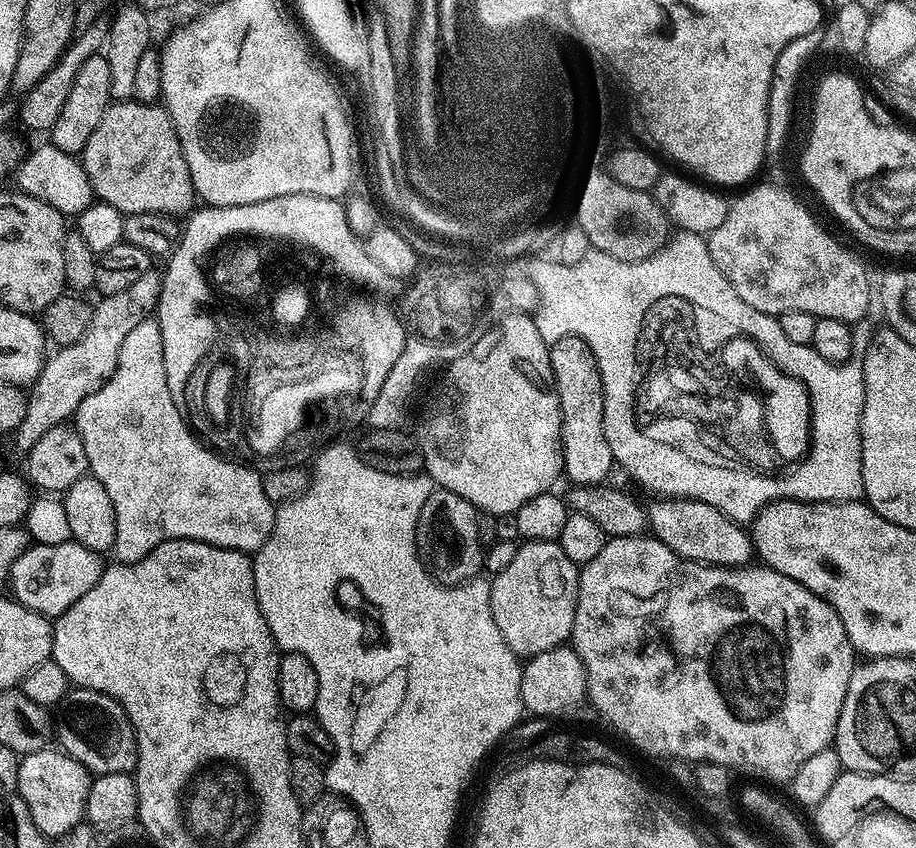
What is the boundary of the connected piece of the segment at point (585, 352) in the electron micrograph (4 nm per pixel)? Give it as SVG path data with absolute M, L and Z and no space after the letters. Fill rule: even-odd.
M567 336L558 338L548 349L550 366L552 367L552 383L558 394L560 403L560 437L564 443L564 470L563 475L572 479L573 485L578 484L603 484L609 478L614 461L610 442L606 442L604 429L604 387L602 374L598 370L598 362L594 358L594 350L580 336Z

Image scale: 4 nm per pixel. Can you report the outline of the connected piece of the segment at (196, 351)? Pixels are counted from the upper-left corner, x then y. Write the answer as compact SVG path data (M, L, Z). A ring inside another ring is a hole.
M290 194L270 198L262 202L254 202L246 206L226 206L225 208L213 208L211 206L200 206L187 217L183 225L180 240L167 257L168 269L163 269L160 282L160 297L156 303L154 318L162 330L162 362L166 365L166 387L170 389L170 397L174 398L176 404L182 402L183 383L188 376L188 371L200 357L200 352L206 346L199 340L204 334L204 318L198 315L198 302L206 299L207 282L209 277L202 274L202 254L207 249L213 248L217 240L228 232L272 232L272 236L296 236L304 244L316 244L320 252L326 255L328 260L333 260L334 266L342 269L346 274L346 280L352 284L368 284L371 280L381 279L382 273L376 264L366 256L362 243L352 232L347 222L347 210L340 200L322 198L314 194Z

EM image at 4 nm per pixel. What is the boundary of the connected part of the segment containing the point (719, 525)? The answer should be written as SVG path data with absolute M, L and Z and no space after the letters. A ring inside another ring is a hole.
M656 498L653 501L653 504L649 503L646 508L646 524L651 535L662 541L666 546L670 546L670 550L674 550L674 554L678 554L683 560L693 560L699 564L717 564L723 568L739 568L751 561L748 559L753 559L754 549L751 535L729 516L722 514L722 510L697 500Z

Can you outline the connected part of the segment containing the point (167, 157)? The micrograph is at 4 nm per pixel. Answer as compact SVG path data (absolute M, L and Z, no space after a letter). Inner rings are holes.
M133 99L109 103L102 122L90 134L90 142L86 142L82 163L93 197L114 206L125 216L162 214L184 218L197 207L198 197L178 134L159 103L139 104Z

